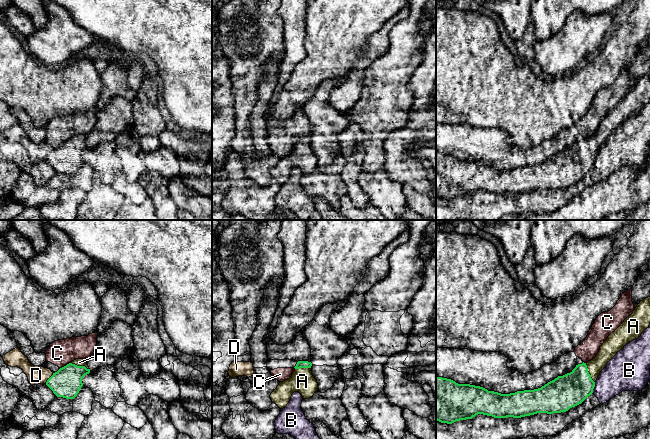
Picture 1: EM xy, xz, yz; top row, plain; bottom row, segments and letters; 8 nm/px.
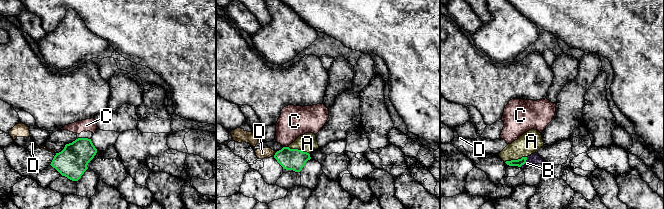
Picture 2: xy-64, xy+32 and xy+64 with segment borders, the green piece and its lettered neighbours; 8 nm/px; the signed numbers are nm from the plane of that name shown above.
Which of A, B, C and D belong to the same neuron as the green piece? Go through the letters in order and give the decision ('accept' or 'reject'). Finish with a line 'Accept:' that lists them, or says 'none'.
A: accept
B: reject
C: reject
D: reject
Accept: A

